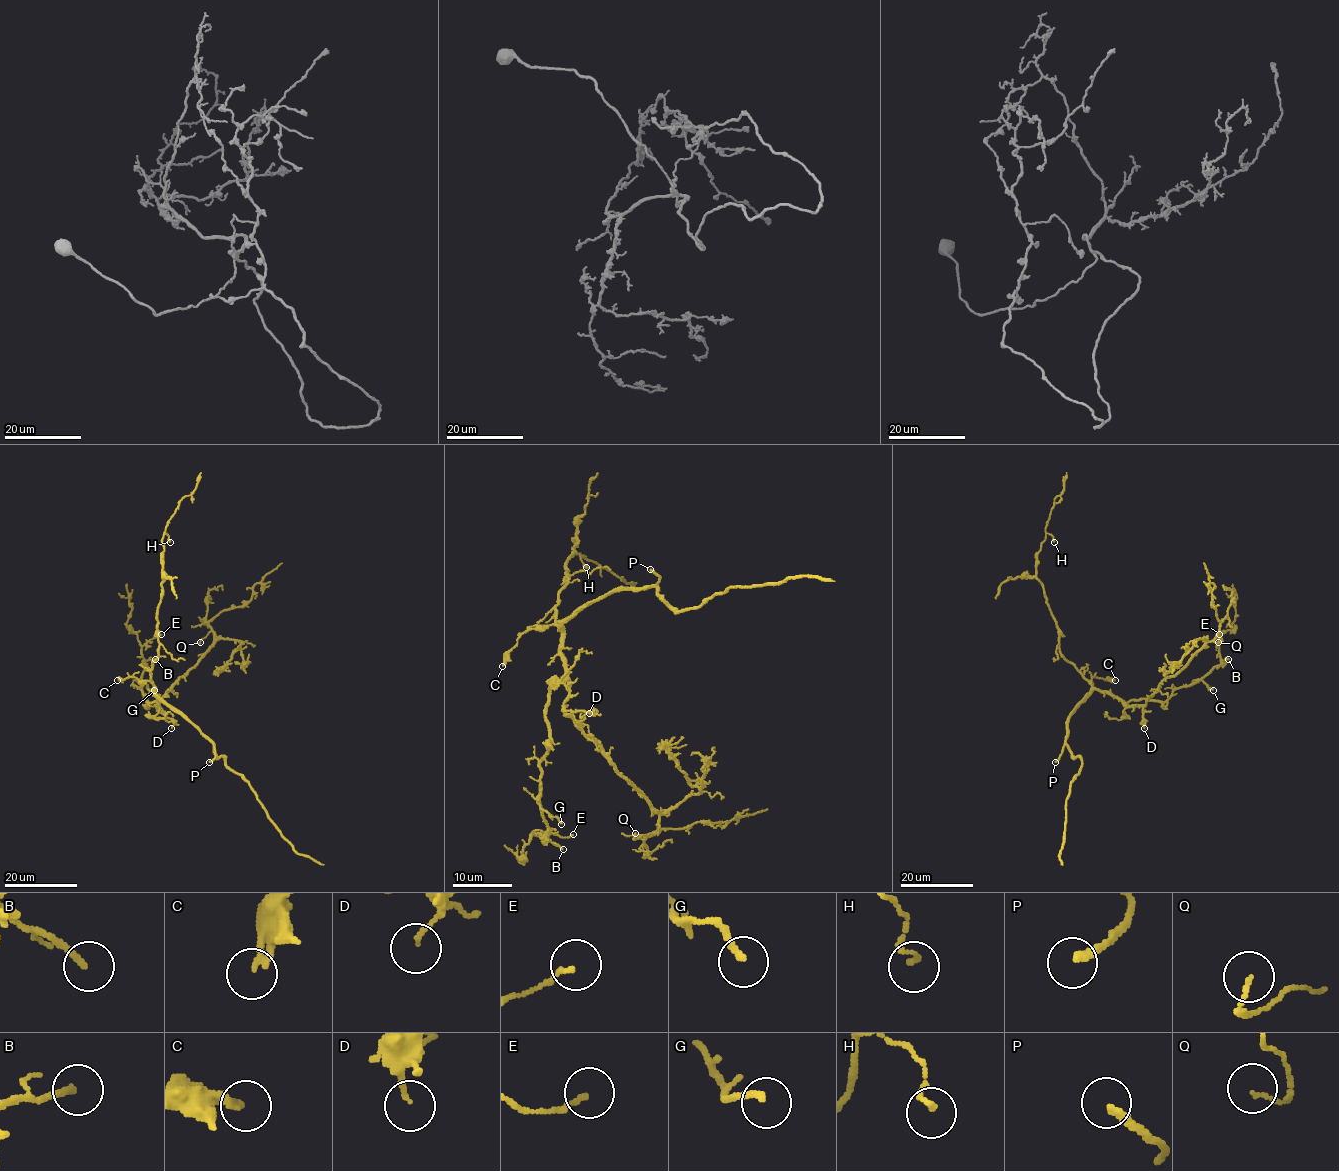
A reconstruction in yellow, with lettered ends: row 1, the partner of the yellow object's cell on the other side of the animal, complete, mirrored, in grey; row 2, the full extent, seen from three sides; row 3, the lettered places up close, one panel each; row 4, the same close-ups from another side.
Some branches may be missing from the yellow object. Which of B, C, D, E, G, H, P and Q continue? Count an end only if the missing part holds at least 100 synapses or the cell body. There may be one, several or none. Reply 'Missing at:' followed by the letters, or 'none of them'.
Missing at: P

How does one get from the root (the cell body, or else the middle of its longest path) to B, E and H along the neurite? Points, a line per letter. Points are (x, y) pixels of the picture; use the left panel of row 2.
B: (154, 693), (155, 701), (144, 700), (147, 702), (140, 690), (140, 678), (145, 661), (155, 659)
E: (154, 693), (155, 701), (144, 700), (147, 702), (140, 690), (145, 668), (141, 648), (161, 634)
H: (154, 693), (150, 670), (158, 657), (157, 610), (162, 594), (162, 537), (165, 533), (170, 542)

